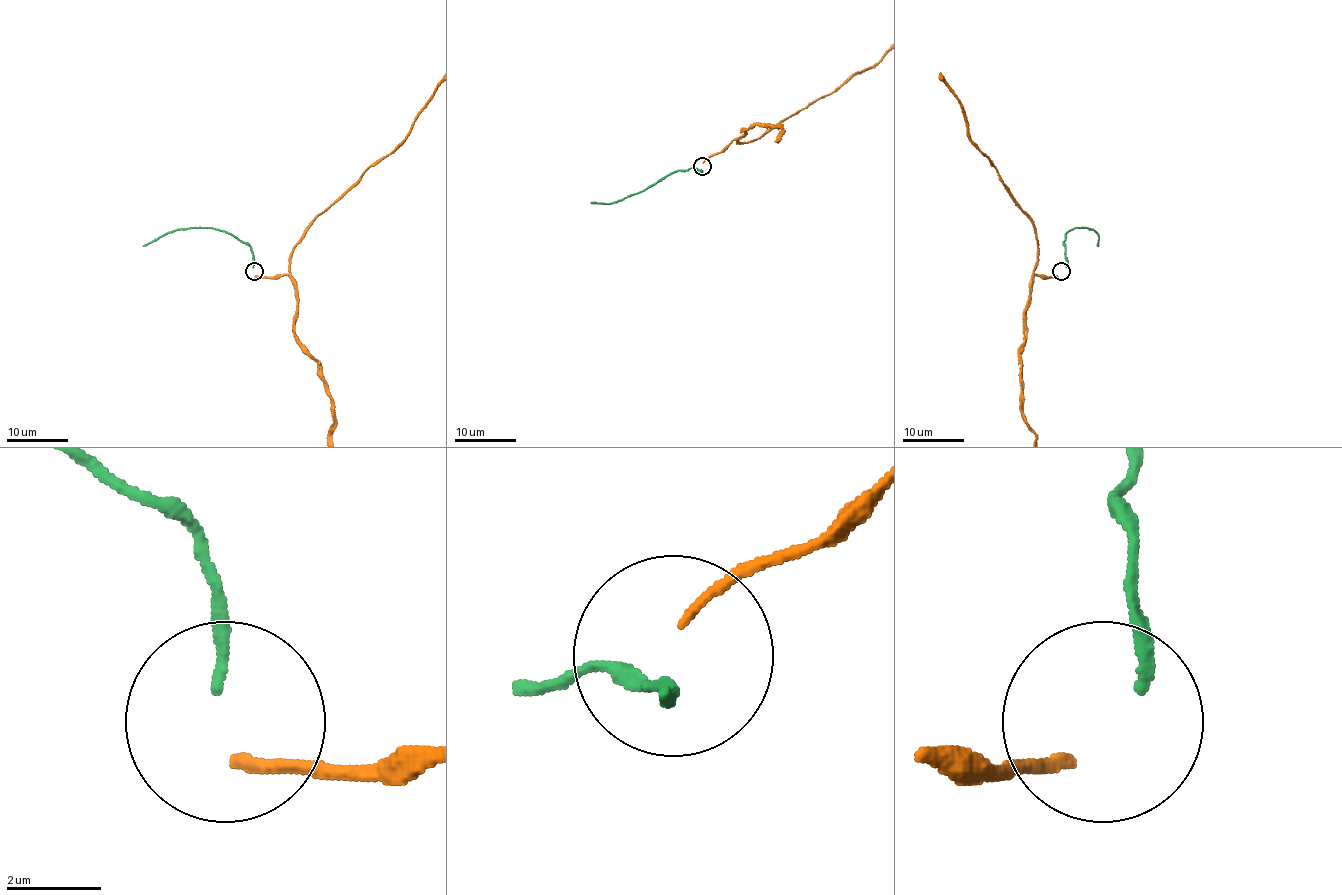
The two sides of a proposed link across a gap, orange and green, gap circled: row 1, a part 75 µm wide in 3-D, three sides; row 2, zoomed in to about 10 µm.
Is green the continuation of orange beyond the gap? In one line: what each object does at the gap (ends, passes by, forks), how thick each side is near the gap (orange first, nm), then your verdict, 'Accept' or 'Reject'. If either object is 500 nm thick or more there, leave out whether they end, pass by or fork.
At the ring orange ends. At the ring green ends. Thickness 200 nm (orange) against 240 nm. Accept

